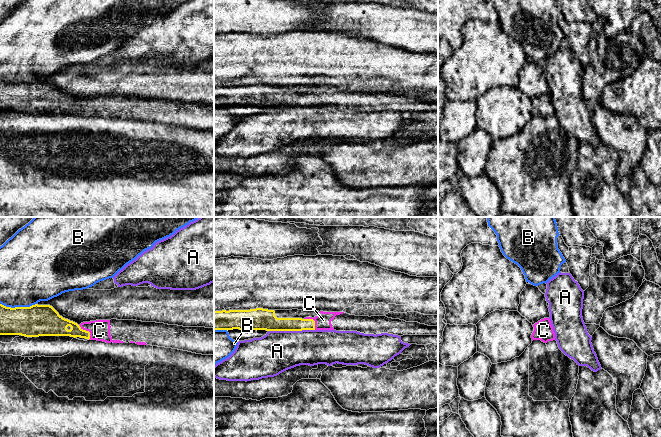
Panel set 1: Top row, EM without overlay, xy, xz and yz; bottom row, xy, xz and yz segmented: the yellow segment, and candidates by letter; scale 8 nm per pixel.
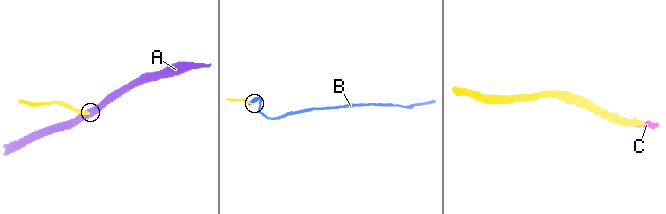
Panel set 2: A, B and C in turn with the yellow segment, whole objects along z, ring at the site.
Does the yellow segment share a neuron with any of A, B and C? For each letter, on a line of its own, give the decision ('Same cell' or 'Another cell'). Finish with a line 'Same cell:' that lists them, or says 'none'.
A: Another cell
B: Another cell
C: Same cell
Same cell: C

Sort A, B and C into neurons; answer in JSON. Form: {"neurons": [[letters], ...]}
{"neurons": [["A"], ["B"], ["C"]]}

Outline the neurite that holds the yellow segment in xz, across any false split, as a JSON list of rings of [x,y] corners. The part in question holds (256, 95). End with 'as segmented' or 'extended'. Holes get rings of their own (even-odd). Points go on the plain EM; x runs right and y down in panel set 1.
[[[274,86],[214,87],[214,106],[302,107],[336,106],[357,107],[364,110],[388,109],[403,111],[438,111],[438,102],[406,98],[386,92],[355,92],[344,88],[320,87],[314,94],[277,94]]]; extended

